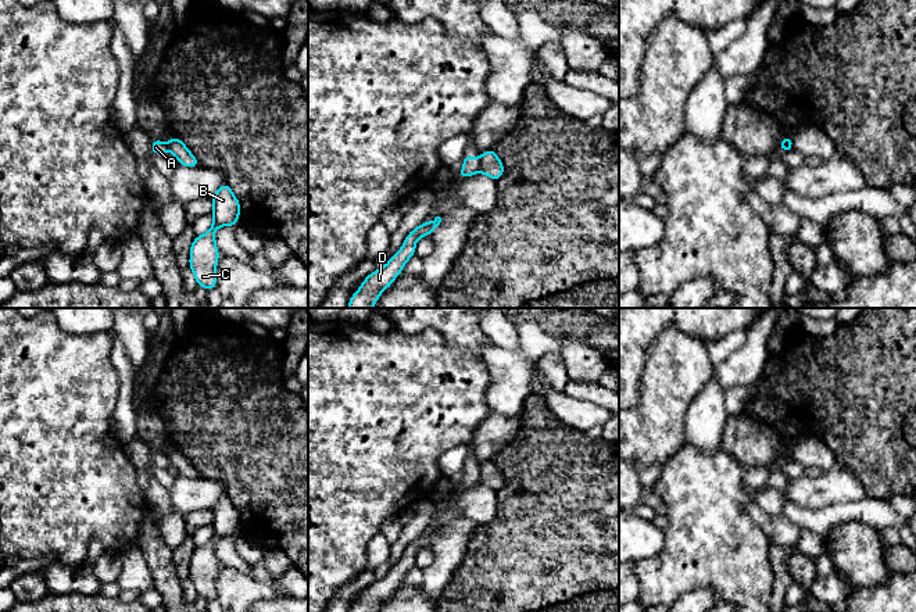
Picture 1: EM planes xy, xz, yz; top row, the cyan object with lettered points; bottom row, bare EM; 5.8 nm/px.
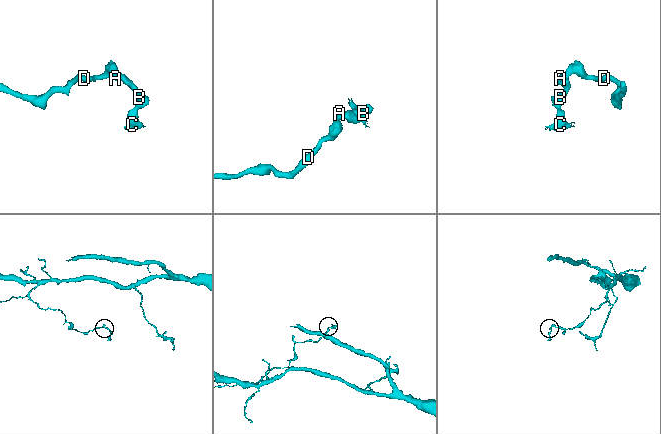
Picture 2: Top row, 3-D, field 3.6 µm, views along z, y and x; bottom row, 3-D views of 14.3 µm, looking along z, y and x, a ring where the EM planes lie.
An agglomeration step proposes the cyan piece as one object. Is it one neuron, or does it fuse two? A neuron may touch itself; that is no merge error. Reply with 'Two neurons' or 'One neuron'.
Two neurons

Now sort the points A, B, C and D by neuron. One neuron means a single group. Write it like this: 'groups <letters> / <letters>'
groups A D / B C

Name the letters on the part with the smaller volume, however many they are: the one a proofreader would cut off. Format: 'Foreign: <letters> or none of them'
Foreign: B, C

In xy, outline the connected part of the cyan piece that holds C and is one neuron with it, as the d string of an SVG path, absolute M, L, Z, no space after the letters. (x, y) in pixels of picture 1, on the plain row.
M223 494L211 508L214 513L212 536L208 543L196 547L190 558L189 576L198 597L211 601L217 598L215 579L219 562L215 555L215 541L221 537L239 534L240 512L230 497Z

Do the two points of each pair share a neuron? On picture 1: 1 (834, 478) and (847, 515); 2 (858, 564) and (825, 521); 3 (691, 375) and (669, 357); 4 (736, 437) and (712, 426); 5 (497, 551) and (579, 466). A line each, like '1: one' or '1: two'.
1: two
2: two
3: one
4: two
5: one

